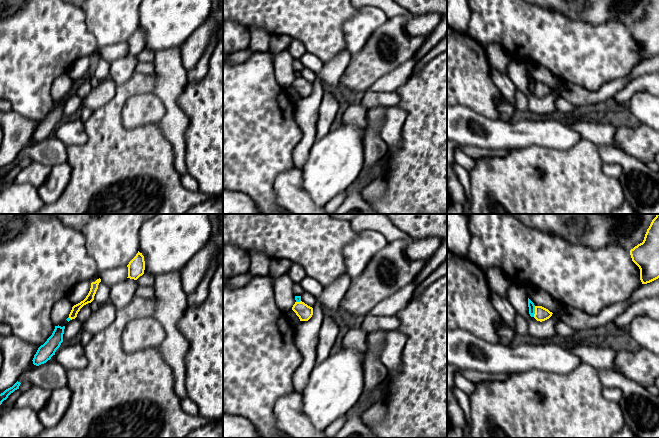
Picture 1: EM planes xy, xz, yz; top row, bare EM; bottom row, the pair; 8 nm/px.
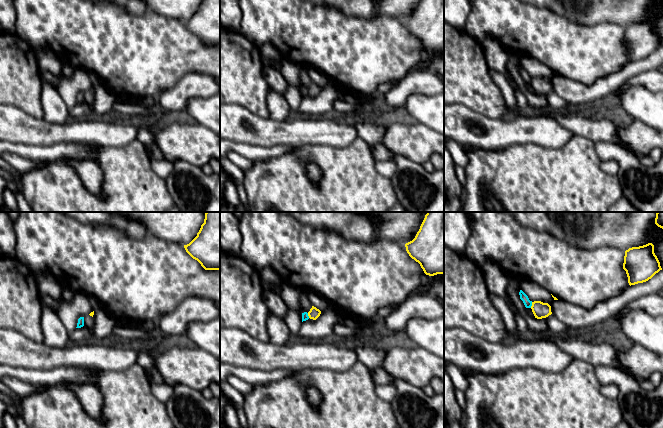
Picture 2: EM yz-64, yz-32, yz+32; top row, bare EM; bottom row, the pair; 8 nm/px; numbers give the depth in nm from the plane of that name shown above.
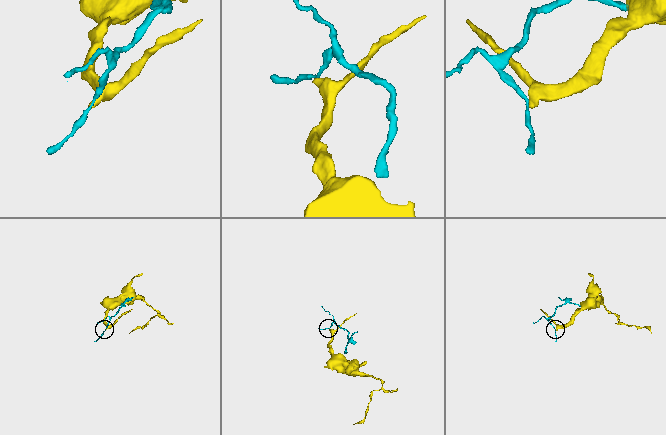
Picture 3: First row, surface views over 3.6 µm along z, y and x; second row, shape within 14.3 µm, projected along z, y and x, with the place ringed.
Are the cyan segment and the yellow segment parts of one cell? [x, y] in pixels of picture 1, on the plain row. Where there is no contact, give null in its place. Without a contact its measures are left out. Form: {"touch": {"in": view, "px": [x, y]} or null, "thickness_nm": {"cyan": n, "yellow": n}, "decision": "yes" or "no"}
{"touch": {"in": "yz", "px": [534, 87]}, "thickness_nm": {"cyan": 50, "yellow": 110}, "decision": "no"}

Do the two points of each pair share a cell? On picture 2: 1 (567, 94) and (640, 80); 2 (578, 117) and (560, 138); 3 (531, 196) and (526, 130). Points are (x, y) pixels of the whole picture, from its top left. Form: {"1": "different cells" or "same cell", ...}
{"1": "different cells", "2": "different cells", "3": "different cells"}

